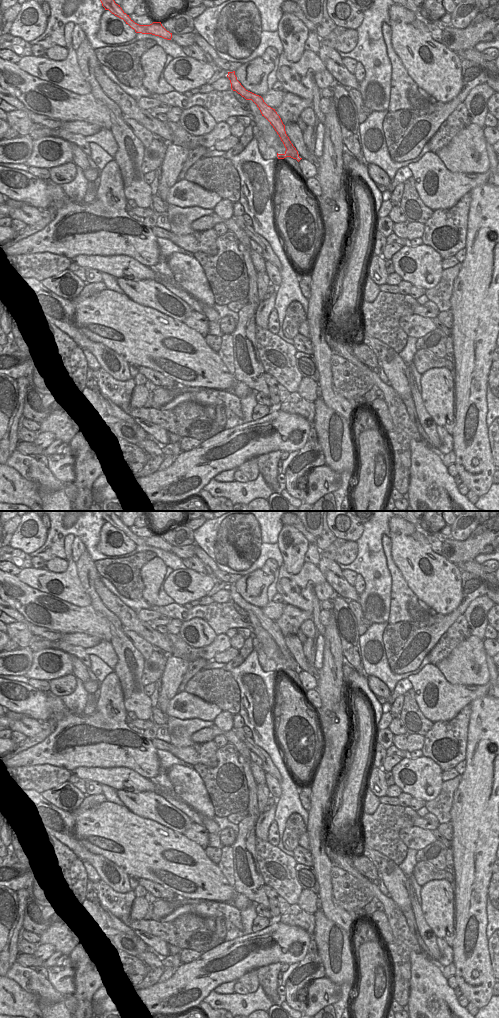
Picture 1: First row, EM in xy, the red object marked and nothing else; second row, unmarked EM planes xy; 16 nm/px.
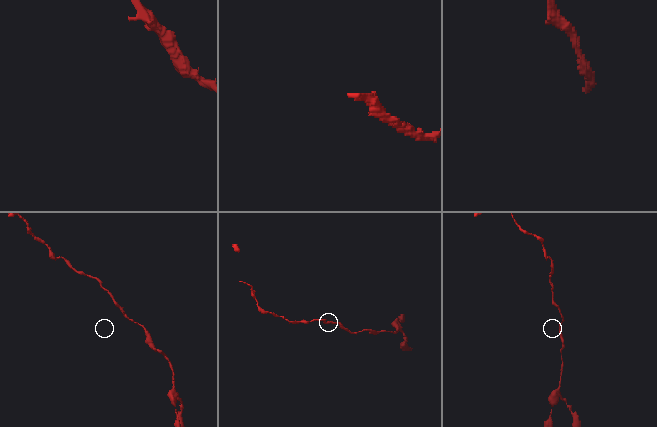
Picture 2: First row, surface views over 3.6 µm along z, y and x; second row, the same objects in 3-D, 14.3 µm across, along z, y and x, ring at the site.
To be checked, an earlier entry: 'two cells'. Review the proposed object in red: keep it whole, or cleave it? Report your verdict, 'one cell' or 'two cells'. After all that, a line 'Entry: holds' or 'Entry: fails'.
one cell
Entry: fails

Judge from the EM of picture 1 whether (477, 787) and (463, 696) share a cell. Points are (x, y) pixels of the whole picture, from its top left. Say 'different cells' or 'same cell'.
different cells

